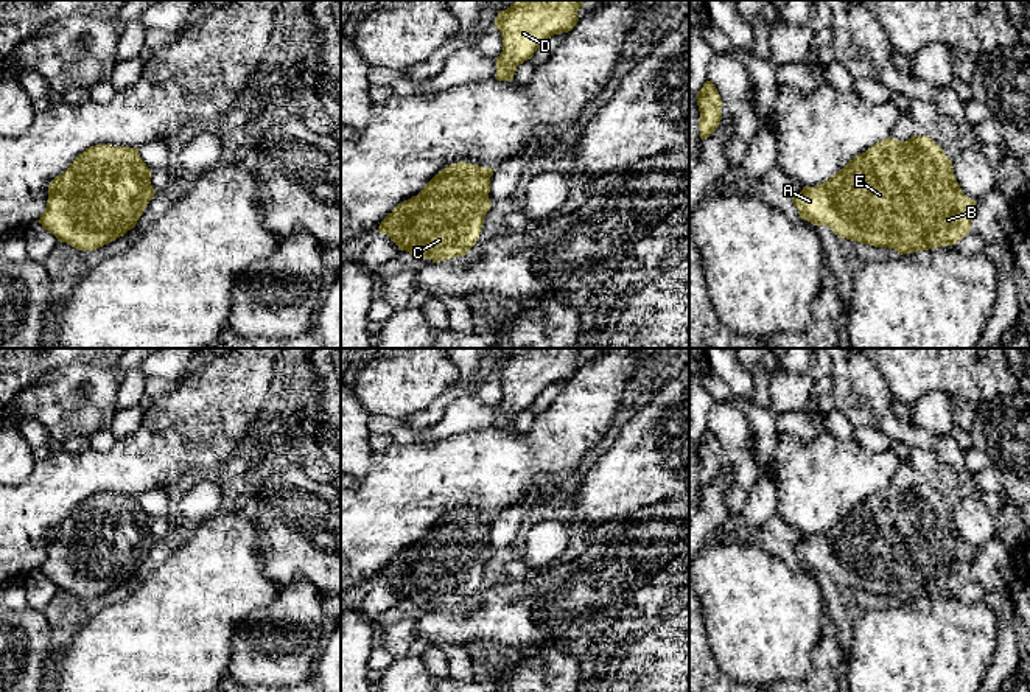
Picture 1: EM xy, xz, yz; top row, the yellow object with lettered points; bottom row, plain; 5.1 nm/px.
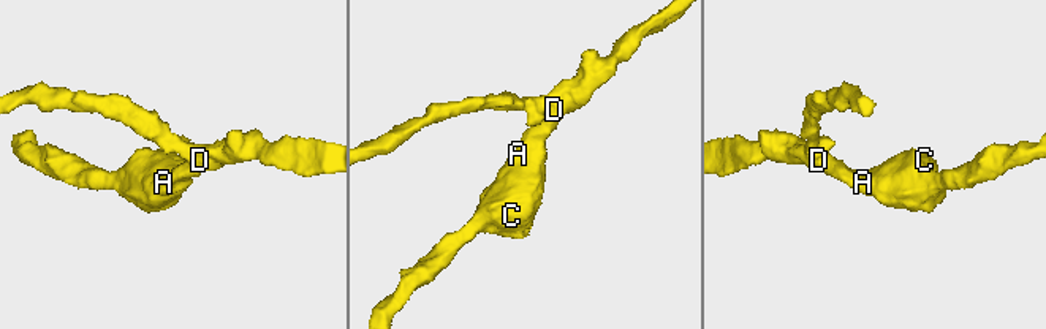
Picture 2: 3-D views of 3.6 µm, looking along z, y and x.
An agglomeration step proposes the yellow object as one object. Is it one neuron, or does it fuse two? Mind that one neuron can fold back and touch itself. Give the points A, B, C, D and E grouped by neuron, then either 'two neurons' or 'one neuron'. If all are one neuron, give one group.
groups A B C D E; one neuron

